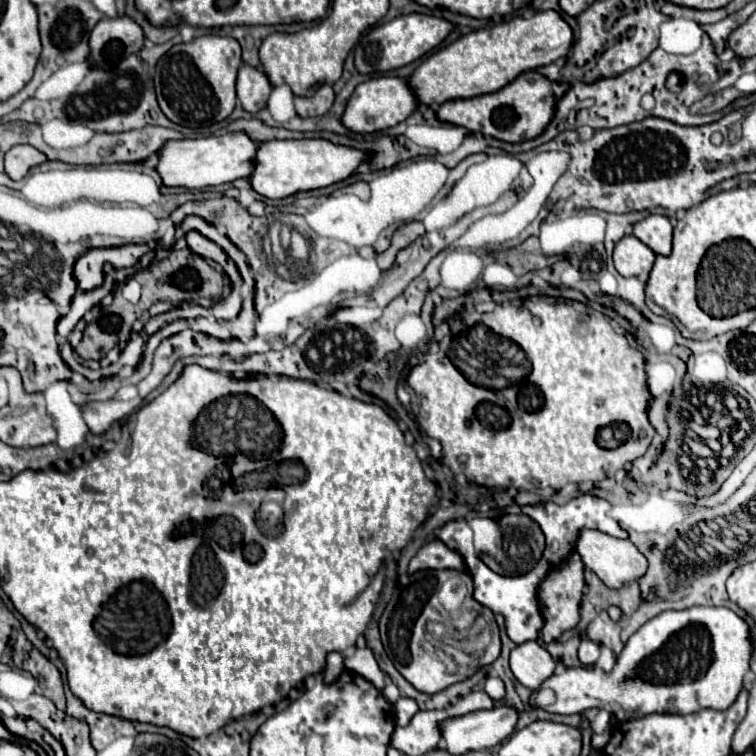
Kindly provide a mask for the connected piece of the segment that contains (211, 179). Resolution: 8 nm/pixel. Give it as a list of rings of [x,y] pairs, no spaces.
[[[233,131],[225,135],[211,135],[201,139],[179,139],[169,141],[159,151],[161,161],[157,171],[165,185],[171,187],[187,187],[187,189],[203,189],[211,185],[233,183],[235,179],[249,177],[255,167],[255,155],[259,149],[259,141],[251,139],[245,131]]]

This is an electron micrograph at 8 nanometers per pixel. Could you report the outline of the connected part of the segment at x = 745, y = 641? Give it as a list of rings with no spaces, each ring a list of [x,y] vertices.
[[[689,607],[681,611],[665,611],[651,621],[647,621],[627,643],[621,655],[617,657],[613,669],[605,673],[599,667],[565,667],[557,671],[545,683],[557,693],[557,701],[547,705],[547,711],[571,715],[583,713],[585,709],[597,707],[611,713],[619,723],[629,719],[639,719],[651,713],[695,713],[699,709],[717,709],[723,711],[733,705],[737,699],[743,675],[749,671],[751,659],[751,641],[747,623],[737,617],[727,607]]]

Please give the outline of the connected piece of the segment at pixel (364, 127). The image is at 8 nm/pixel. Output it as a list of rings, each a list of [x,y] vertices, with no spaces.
[[[373,77],[359,83],[343,113],[343,123],[355,133],[373,133],[405,121],[417,107],[417,97],[403,77]]]

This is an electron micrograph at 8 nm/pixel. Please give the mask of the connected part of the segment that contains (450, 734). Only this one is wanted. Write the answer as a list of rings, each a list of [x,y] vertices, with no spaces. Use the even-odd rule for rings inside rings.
[[[499,705],[497,709],[489,709],[489,711],[473,711],[461,717],[453,717],[453,719],[445,719],[443,723],[439,723],[439,731],[441,731],[441,739],[445,741],[445,749],[451,755],[463,755],[467,751],[475,751],[475,749],[491,749],[495,745],[499,745],[505,737],[509,737],[515,729],[517,723],[517,711],[509,705]]]

